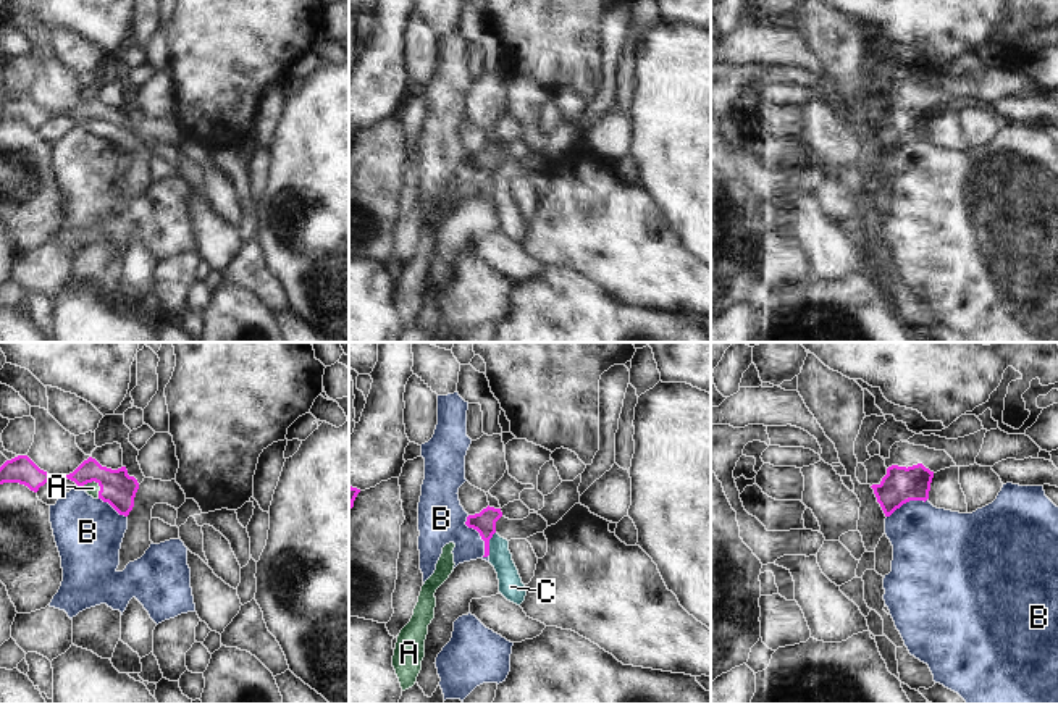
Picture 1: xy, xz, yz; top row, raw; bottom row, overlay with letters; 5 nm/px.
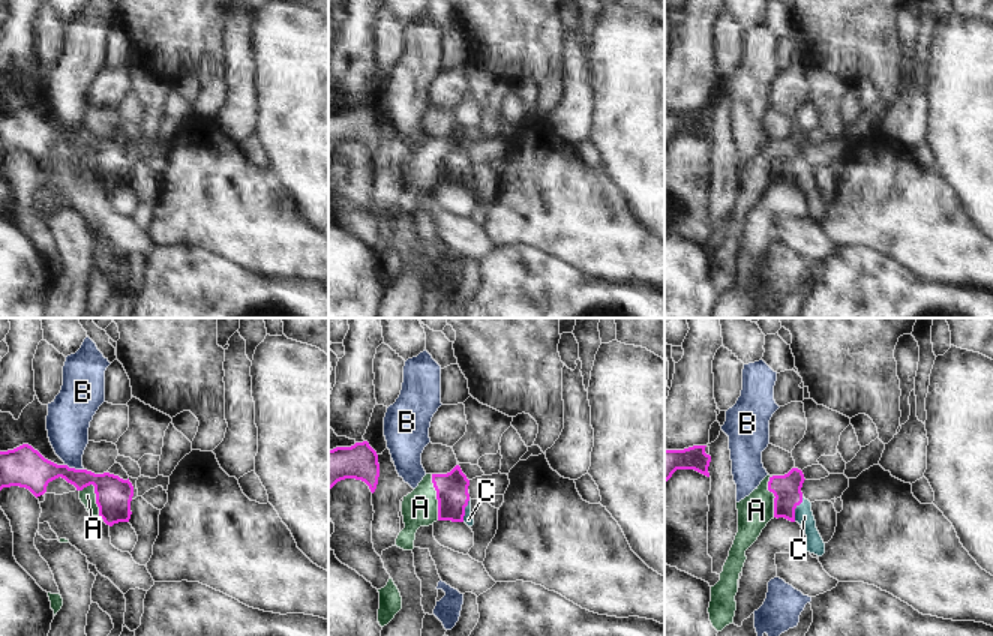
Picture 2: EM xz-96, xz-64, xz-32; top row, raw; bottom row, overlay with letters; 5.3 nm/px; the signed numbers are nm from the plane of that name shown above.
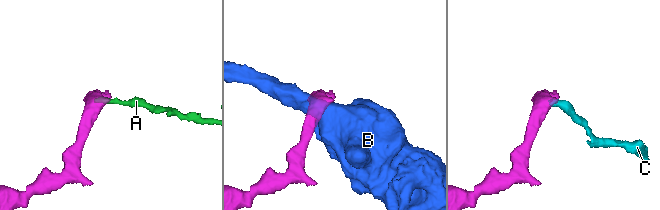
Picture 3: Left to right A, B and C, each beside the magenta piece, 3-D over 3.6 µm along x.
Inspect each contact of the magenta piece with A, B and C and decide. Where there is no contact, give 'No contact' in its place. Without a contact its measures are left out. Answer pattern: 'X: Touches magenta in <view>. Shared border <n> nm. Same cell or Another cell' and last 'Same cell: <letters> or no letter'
A: Touches magenta in xy. Shared border 110 nm. Another cell
B: Touches magenta in xz. Shared border 240 nm. Another cell
C: Touches magenta in xz. Shared border 120 nm. Same cell
Same cell: C.

